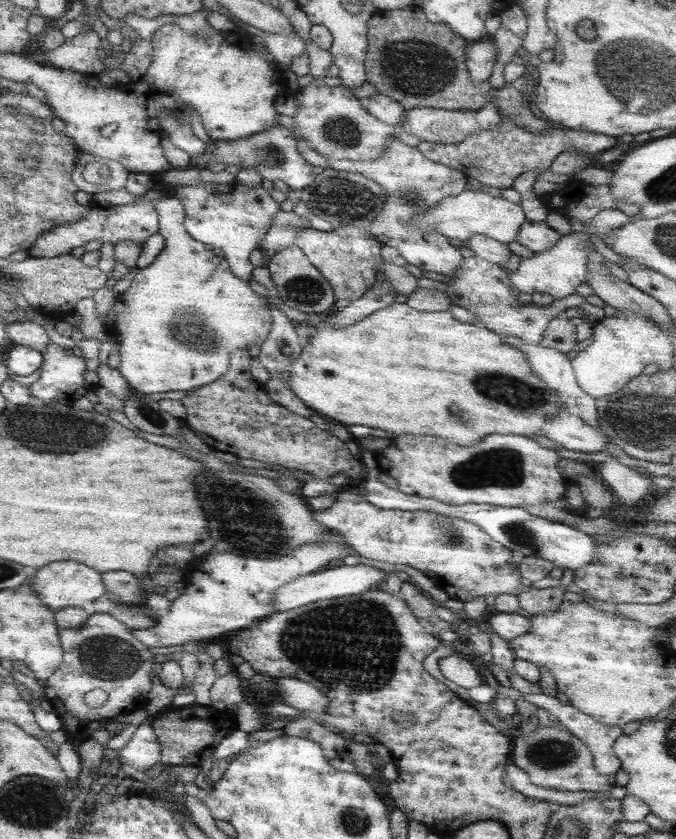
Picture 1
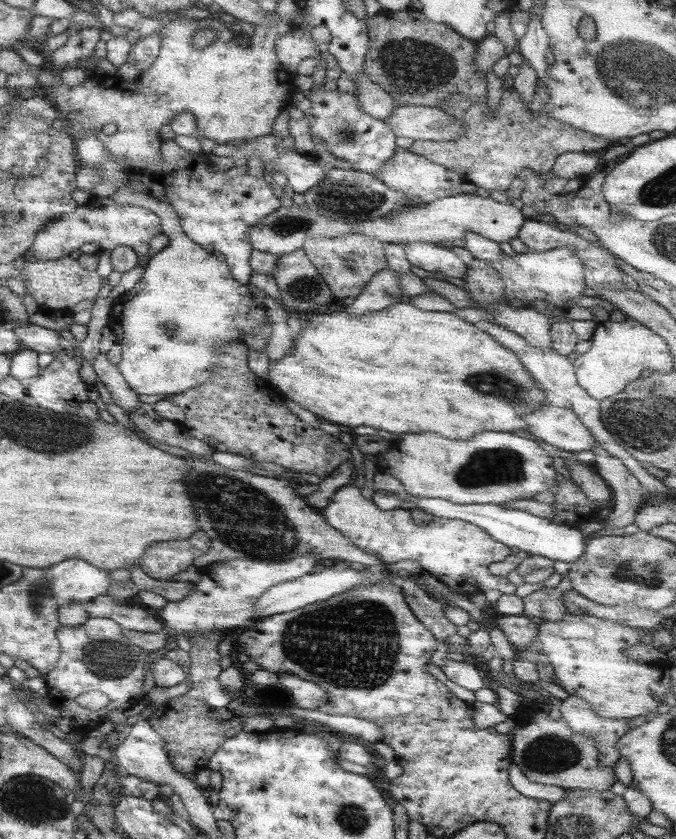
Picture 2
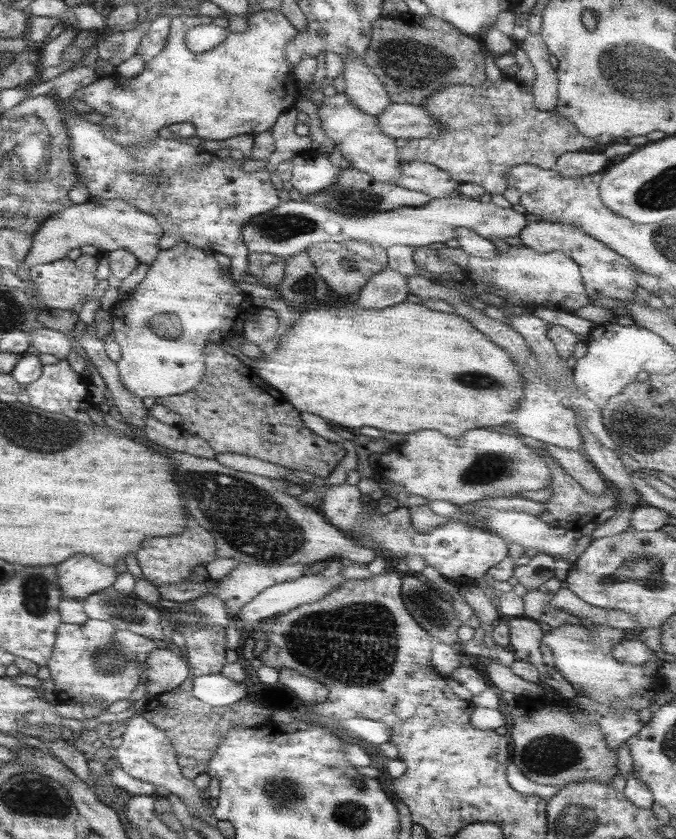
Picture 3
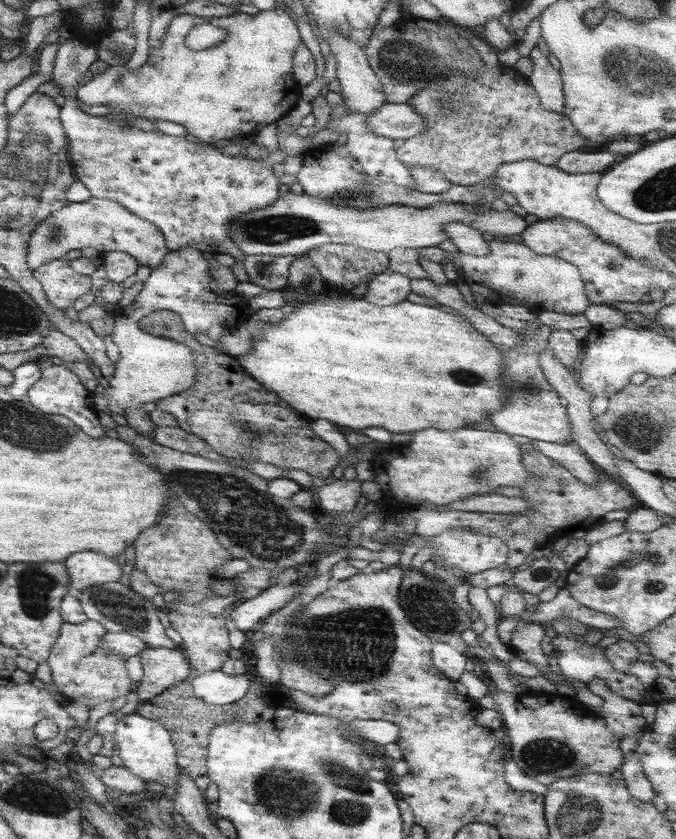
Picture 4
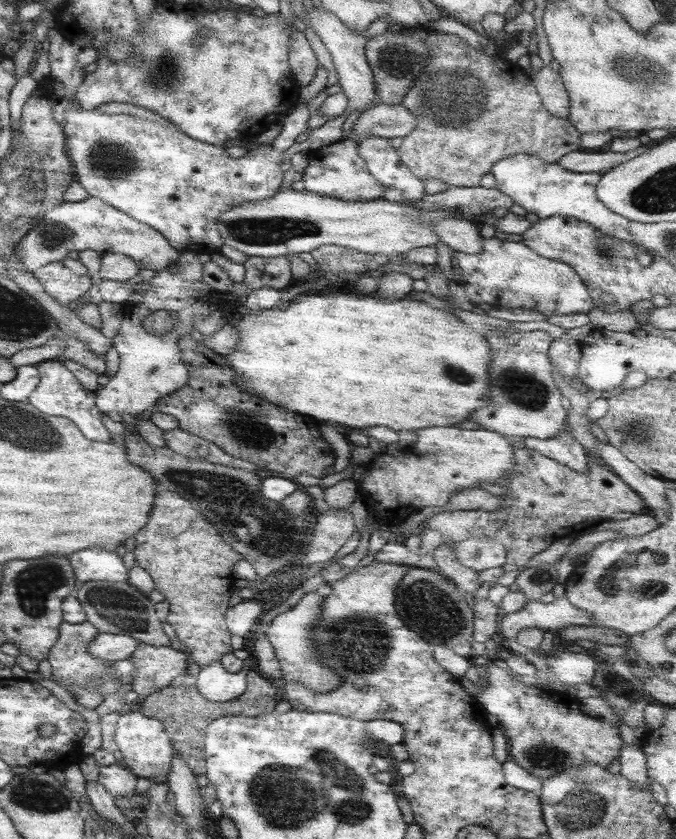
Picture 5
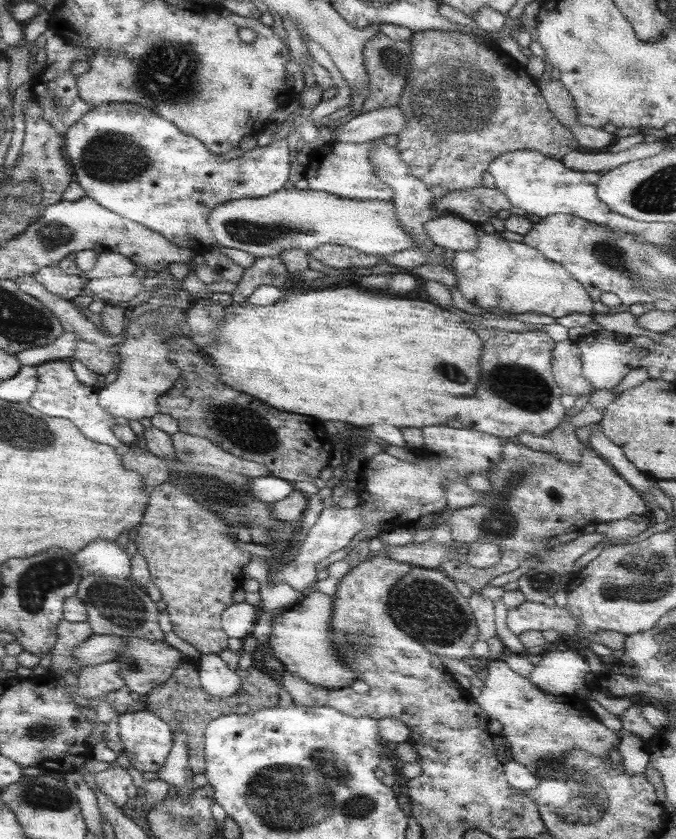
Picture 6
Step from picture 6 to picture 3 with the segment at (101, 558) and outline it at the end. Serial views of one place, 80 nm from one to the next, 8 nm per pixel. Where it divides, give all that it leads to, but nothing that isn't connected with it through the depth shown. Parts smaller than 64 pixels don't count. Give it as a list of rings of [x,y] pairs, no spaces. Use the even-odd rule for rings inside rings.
[[[71,556],[63,560],[55,567],[56,581],[62,598],[75,598],[81,600],[88,594],[99,592],[104,588],[112,586],[117,573],[113,566],[103,566],[94,560],[89,560],[89,556]]]

